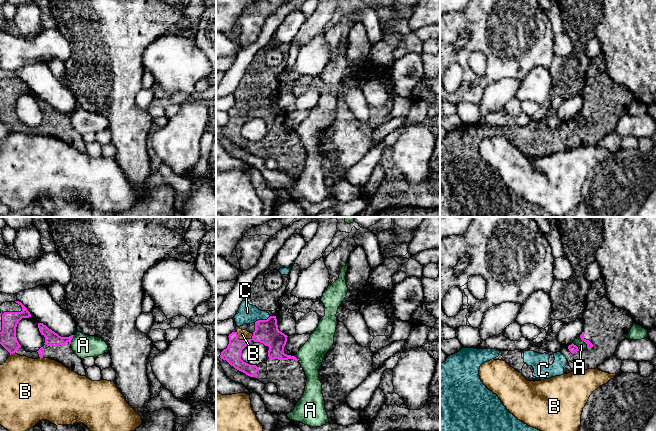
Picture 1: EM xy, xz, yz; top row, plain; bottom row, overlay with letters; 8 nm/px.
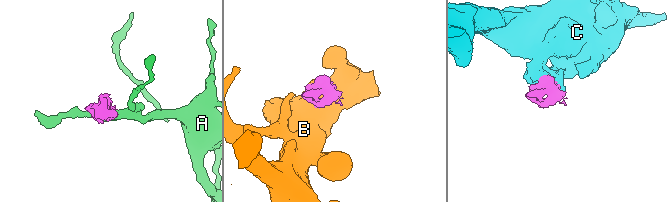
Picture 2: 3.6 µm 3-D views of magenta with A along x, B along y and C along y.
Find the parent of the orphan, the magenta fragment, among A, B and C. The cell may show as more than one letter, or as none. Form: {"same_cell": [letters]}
{"same_cell": ["C"]}

